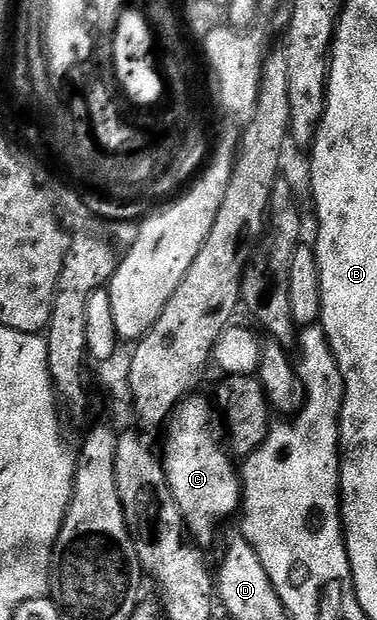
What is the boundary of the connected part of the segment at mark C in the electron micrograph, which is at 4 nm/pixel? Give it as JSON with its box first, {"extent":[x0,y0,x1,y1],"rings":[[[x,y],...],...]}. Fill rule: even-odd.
{"extent":[161,393,243,545],"rings":[[[192,393],[176,407],[171,414],[167,431],[167,444],[164,445],[161,462],[167,472],[167,484],[171,487],[173,497],[187,522],[188,532],[196,544],[208,545],[215,539],[215,526],[219,519],[227,519],[240,510],[243,501],[243,484],[240,472],[234,467],[232,456],[219,444],[219,435],[215,432],[215,411],[211,403],[200,393]]]}

